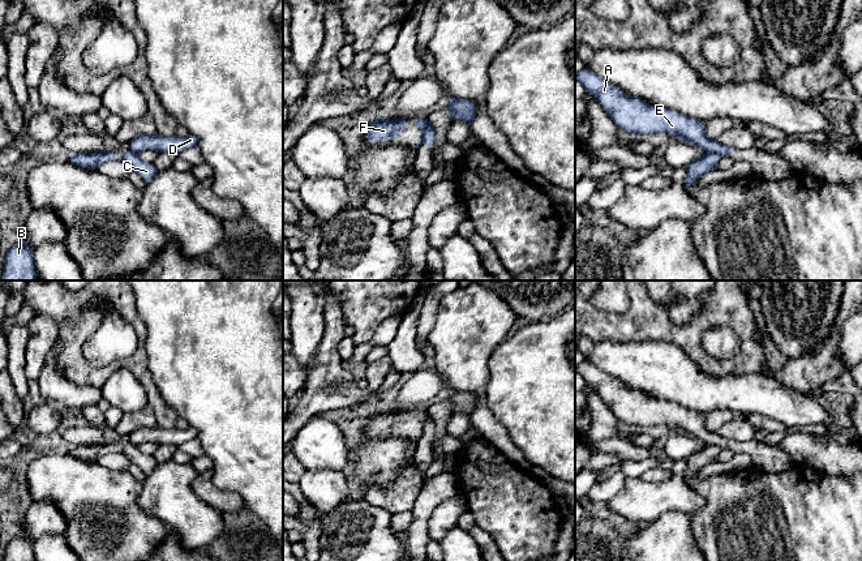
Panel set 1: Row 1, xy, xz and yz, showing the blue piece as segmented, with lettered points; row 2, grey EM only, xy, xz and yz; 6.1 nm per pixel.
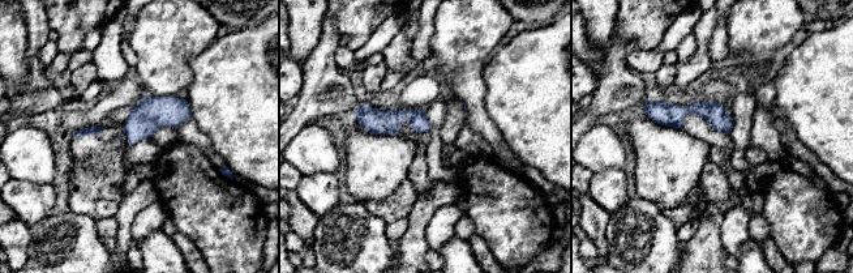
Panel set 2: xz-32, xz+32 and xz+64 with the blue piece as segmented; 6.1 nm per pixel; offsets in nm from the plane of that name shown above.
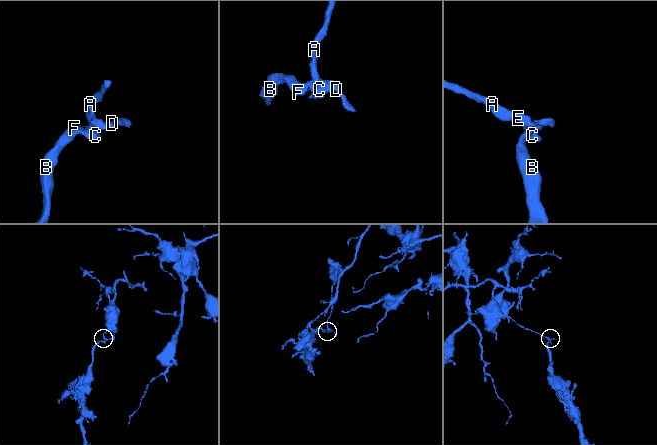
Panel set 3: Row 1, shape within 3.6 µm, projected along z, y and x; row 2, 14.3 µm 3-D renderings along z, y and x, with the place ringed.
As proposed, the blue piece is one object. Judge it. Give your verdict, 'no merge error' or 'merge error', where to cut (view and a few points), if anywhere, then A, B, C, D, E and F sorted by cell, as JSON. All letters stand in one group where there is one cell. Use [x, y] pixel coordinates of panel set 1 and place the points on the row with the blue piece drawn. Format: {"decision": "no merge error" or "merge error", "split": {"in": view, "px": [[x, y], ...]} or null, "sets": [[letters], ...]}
{"decision": "merge error", "split": {"in": "xz", "px": [[428, 120], [421, 140]]}, "sets": [["A", "D", "E"], ["B", "C", "F"]]}

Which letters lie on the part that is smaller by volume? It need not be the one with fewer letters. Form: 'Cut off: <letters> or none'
Cut off: B, C, F

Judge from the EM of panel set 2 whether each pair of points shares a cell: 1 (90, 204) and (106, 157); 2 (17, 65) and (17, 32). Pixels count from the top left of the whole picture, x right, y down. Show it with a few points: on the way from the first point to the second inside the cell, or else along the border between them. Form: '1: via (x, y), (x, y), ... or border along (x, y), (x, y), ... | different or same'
1: via (97, 192), (104, 183), (106, 169) | same
2: via (17, 58), (17, 39) | same

